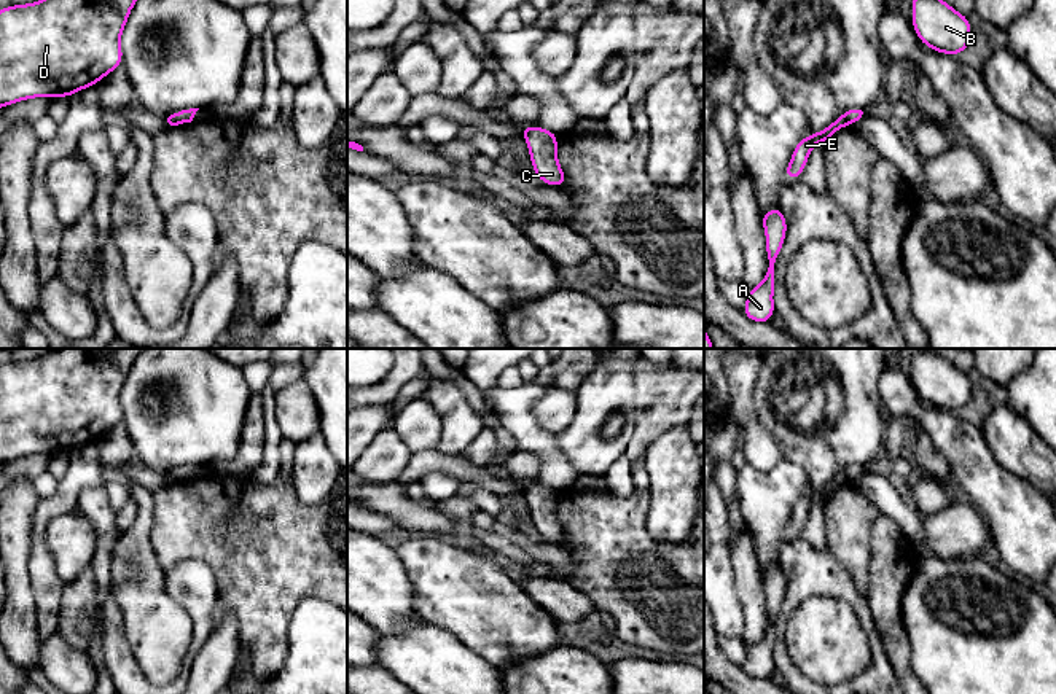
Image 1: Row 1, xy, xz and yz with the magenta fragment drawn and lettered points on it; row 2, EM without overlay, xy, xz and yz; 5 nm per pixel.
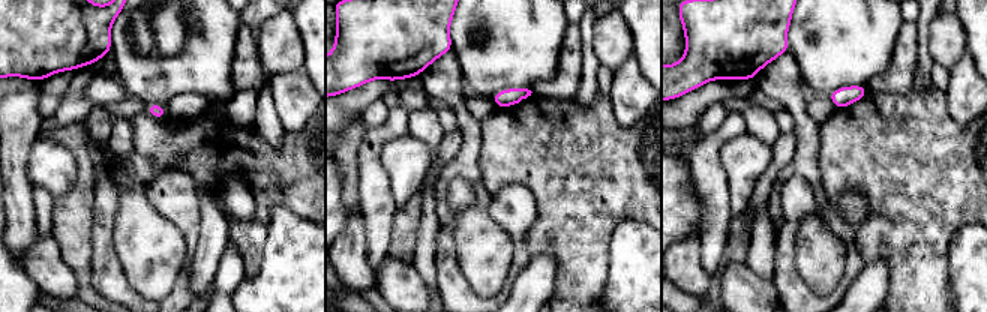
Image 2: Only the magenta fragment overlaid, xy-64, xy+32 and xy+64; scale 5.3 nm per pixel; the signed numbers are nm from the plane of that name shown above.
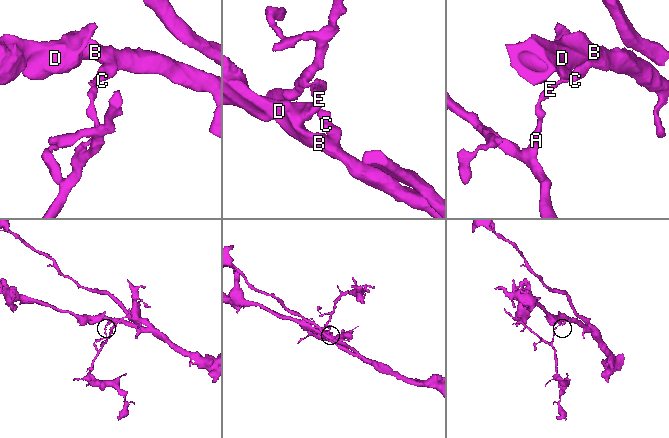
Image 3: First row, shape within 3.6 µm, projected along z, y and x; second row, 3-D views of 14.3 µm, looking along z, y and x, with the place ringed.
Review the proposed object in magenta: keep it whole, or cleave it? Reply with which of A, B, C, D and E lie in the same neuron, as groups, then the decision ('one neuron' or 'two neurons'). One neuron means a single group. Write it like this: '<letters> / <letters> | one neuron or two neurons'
A E / B C D | two neurons

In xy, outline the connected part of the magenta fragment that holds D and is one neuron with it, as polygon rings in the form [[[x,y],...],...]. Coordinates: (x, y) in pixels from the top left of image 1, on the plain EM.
[[[51,349],[46,355],[25,361],[11,361],[0,366],[0,465],[35,454],[70,454],[89,443],[96,443],[105,431],[123,420],[121,392],[132,363],[145,349],[115,349],[110,353],[100,349]]]

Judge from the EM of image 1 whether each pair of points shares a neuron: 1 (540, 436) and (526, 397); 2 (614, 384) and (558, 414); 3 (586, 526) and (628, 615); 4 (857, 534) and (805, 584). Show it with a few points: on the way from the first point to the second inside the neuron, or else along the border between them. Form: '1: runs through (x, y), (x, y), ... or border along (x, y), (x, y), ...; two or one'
1: runs through (531, 427), (524, 421), (524, 406); one
2: border along (575, 392), (575, 414), (555, 433); two
3: runs through (609, 548), (610, 581), (615, 592); one
4: border along (827, 548), (851, 575), (856, 586); two

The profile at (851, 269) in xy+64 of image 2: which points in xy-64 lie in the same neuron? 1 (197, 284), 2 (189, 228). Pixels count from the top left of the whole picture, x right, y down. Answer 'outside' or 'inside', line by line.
1: outside
2: inside

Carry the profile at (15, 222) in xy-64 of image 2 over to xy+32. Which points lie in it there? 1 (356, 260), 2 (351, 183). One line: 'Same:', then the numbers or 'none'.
Same: 1, 2

